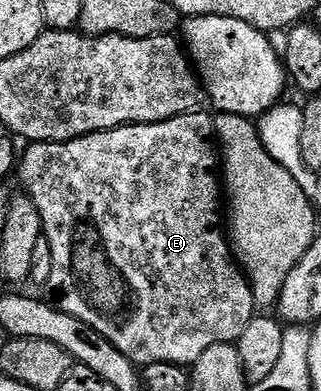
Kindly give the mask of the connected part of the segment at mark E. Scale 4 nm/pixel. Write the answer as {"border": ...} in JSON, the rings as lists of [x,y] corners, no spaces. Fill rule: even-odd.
{"border":[[[192,112],[182,114],[181,116],[173,116],[164,122],[141,122],[138,124],[128,124],[126,126],[118,126],[112,130],[102,130],[101,132],[93,132],[86,134],[80,138],[70,138],[67,142],[32,142],[26,148],[27,151],[22,151],[21,161],[17,166],[18,177],[23,177],[26,193],[34,198],[37,208],[41,212],[41,220],[43,221],[43,233],[49,240],[50,248],[53,251],[53,272],[46,284],[46,291],[51,292],[57,299],[55,304],[59,310],[65,312],[69,316],[77,316],[77,320],[81,320],[85,324],[89,324],[97,332],[106,334],[109,344],[113,344],[113,348],[117,348],[117,352],[125,352],[125,356],[129,356],[129,360],[135,363],[136,366],[142,368],[149,364],[157,364],[158,362],[172,362],[175,366],[184,368],[190,367],[199,359],[201,352],[205,352],[205,348],[213,348],[213,344],[218,342],[238,343],[241,332],[245,332],[245,324],[249,324],[249,320],[256,317],[257,307],[253,300],[253,292],[250,284],[247,283],[247,277],[239,269],[238,262],[235,261],[234,254],[231,253],[231,244],[228,235],[225,233],[225,202],[221,197],[221,154],[217,149],[217,139],[215,137],[215,119],[209,113]]]}

